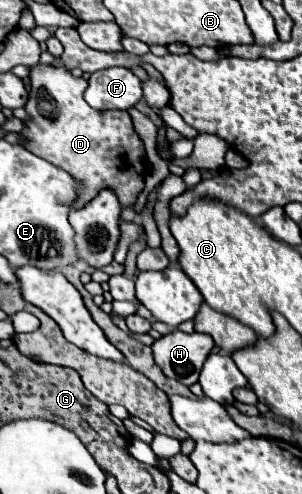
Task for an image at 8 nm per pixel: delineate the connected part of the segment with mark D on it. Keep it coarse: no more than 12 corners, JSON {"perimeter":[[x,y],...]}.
{"perimeter":[[31,66],[25,148],[77,176],[85,206],[143,190],[127,110],[95,110],[85,78]]}

